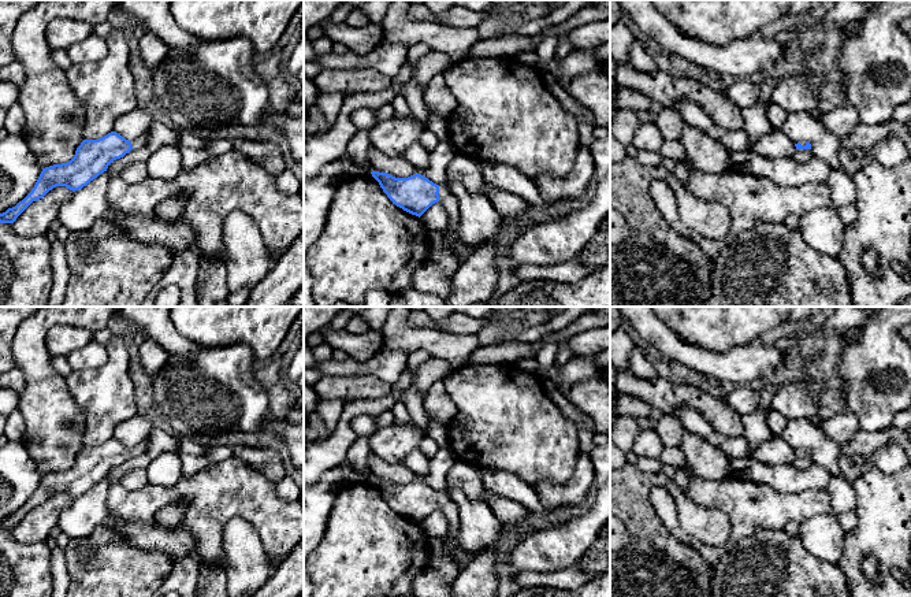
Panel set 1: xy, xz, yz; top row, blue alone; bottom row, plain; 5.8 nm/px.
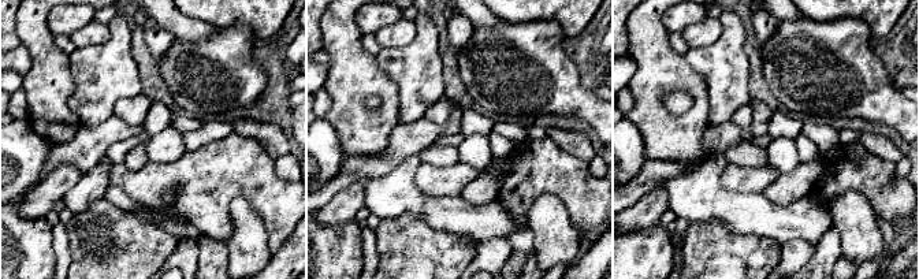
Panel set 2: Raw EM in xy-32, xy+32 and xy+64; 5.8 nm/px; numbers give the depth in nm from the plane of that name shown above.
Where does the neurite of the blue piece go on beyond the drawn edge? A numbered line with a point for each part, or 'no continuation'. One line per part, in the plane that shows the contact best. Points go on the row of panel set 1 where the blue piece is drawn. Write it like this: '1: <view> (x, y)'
1: xz (450, 203)

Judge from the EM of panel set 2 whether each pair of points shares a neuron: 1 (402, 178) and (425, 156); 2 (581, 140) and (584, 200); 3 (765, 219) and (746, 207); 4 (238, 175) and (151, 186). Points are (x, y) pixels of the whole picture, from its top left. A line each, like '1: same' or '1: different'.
1: different
2: different
3: same
4: same

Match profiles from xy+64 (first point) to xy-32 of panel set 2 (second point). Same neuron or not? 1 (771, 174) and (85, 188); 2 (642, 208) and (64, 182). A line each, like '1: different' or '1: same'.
1: different
2: same

